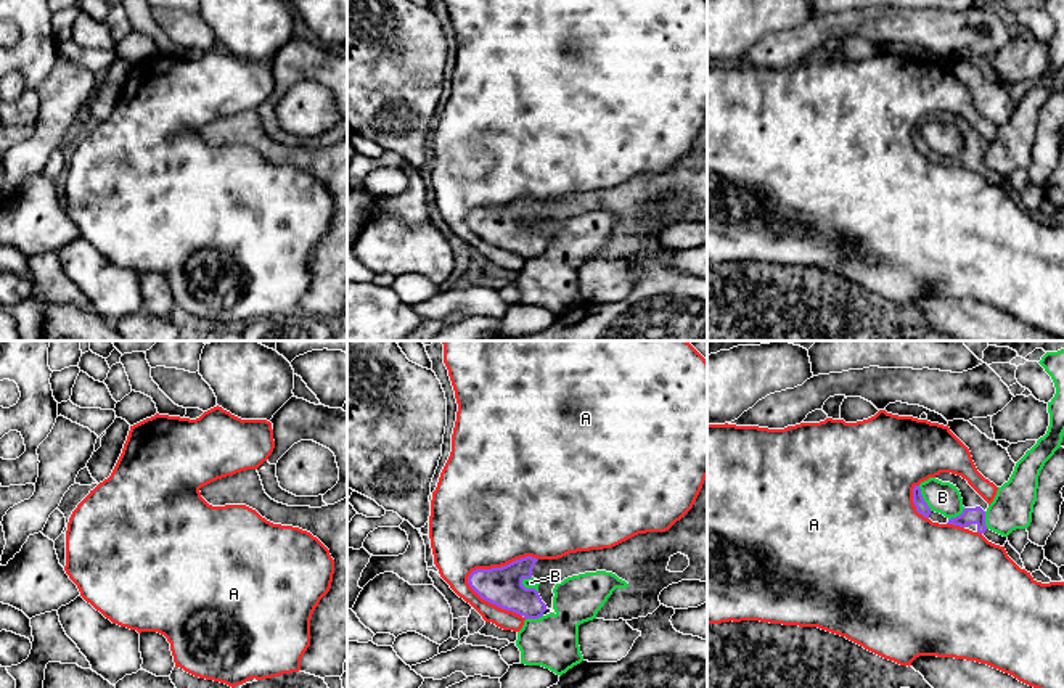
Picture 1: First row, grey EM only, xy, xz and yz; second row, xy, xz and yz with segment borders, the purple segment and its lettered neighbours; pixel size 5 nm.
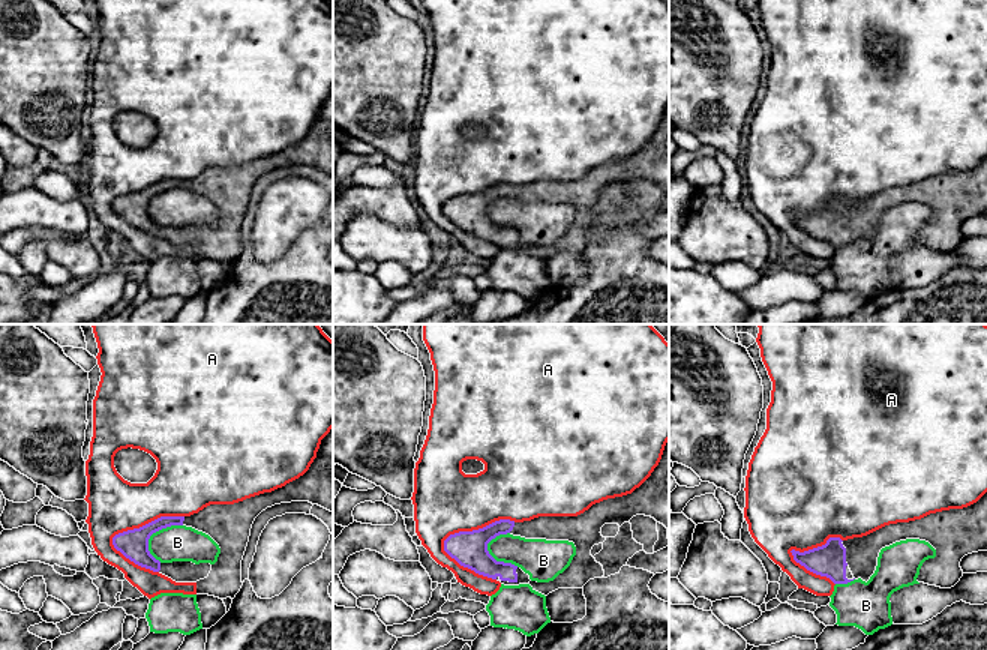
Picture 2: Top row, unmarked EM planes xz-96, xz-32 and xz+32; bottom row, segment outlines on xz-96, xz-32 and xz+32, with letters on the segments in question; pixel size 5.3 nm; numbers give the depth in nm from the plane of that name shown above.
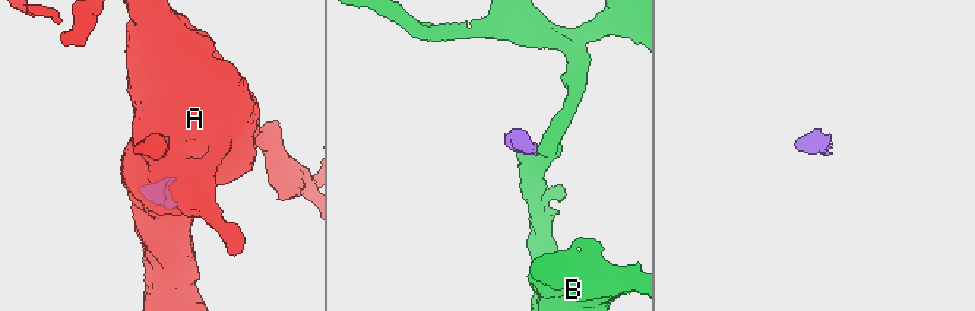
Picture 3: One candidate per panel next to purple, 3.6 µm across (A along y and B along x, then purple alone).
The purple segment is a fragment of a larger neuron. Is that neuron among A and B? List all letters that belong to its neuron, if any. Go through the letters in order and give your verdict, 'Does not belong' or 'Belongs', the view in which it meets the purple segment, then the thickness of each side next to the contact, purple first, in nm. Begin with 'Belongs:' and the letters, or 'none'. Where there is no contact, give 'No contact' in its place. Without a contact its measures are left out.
Belongs: none
A: Does not belong. Touches purple in xz. Thickness 190 nm (purple) against 150 nm
B: Does not belong. Touches purple in xz. Thickness 190 nm (purple) against 50 nm

